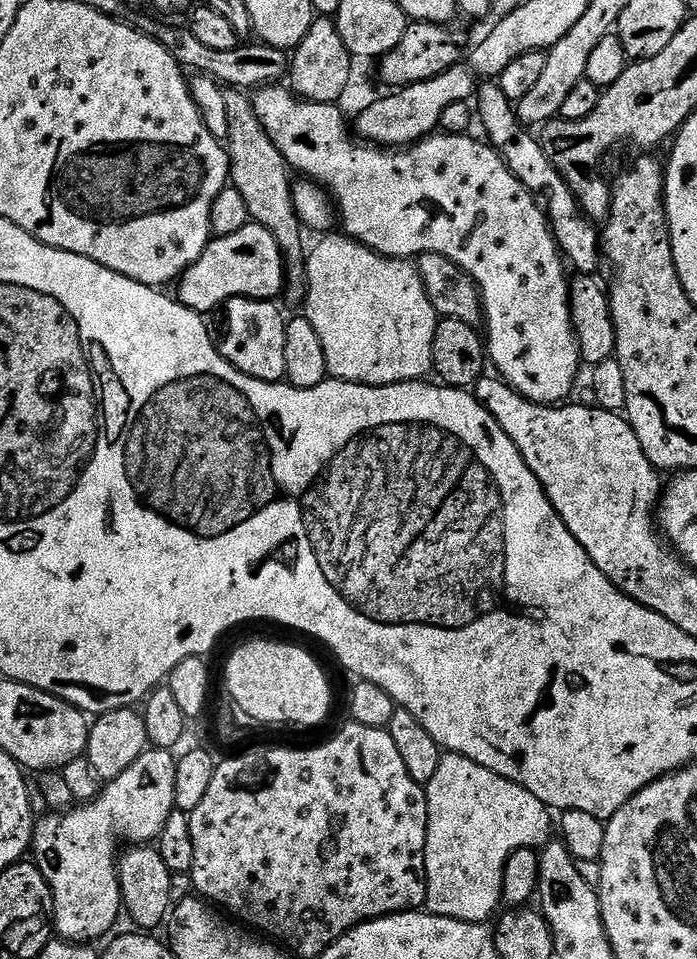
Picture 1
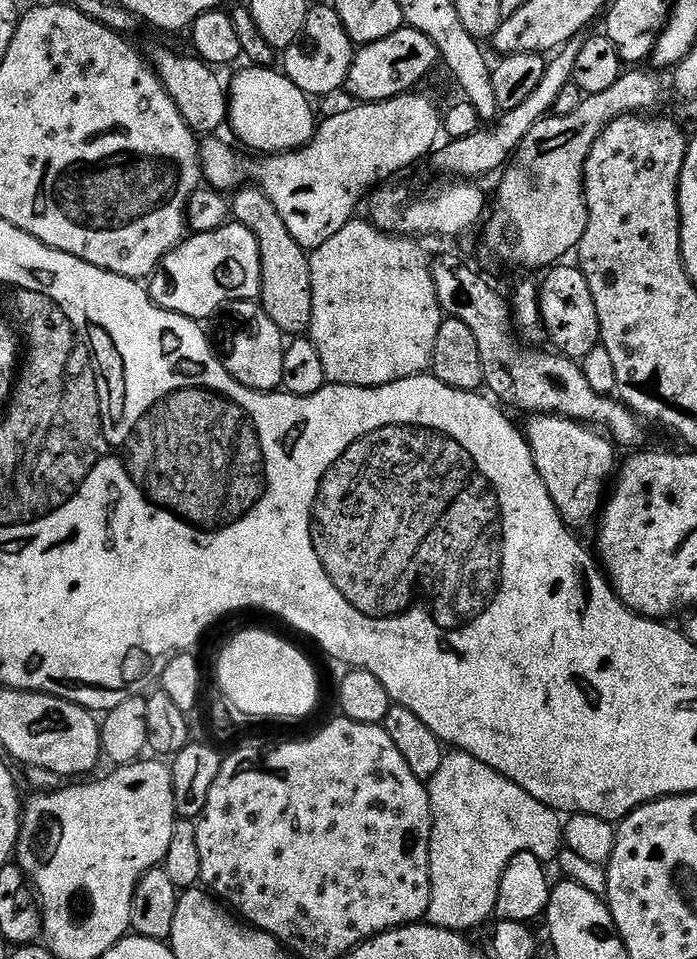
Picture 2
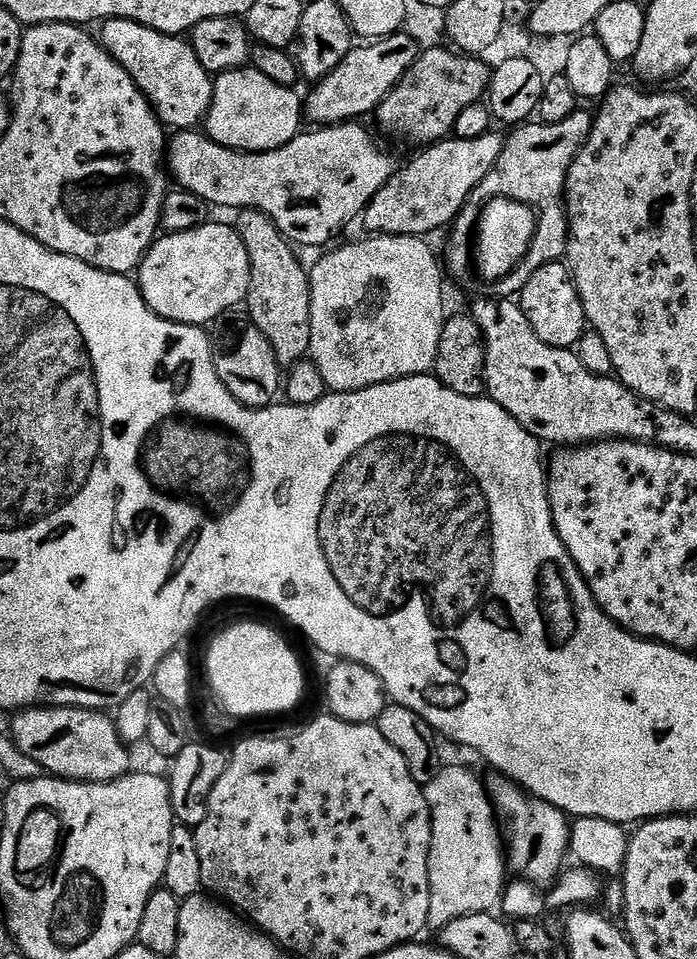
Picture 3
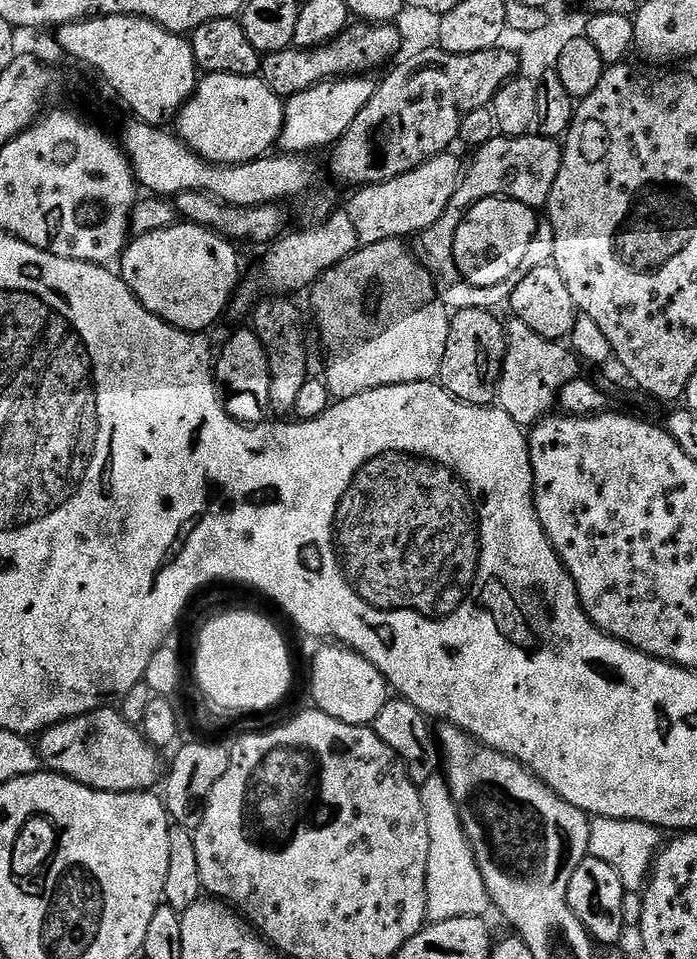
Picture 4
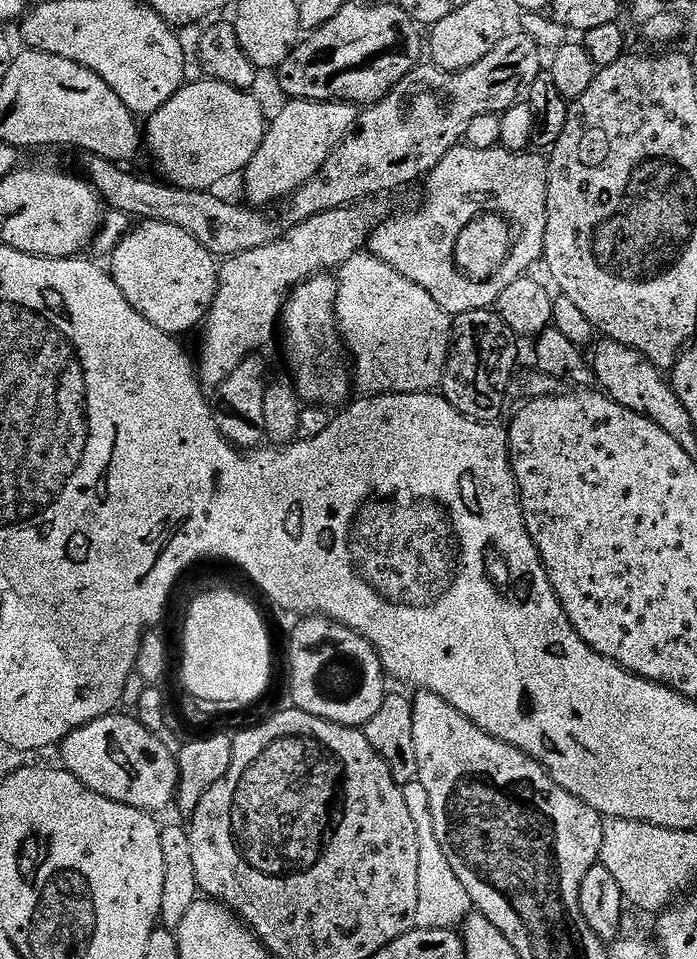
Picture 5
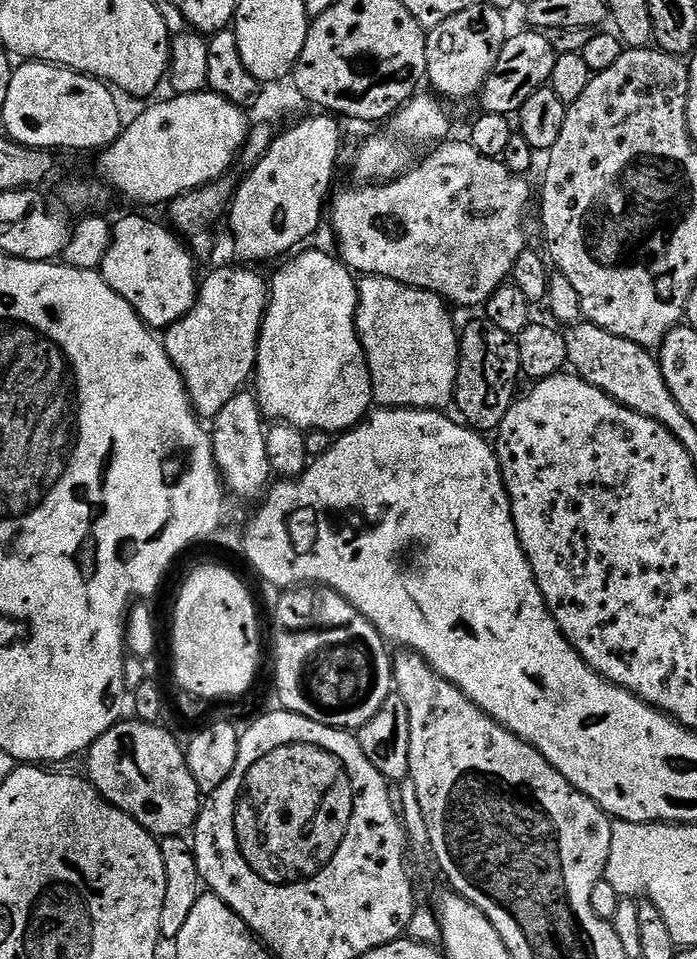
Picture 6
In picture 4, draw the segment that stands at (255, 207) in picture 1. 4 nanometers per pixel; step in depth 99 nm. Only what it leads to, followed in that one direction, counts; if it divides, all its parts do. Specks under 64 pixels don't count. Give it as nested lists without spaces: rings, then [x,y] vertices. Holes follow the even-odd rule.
[[[272,298],[264,300],[256,308],[250,327],[258,334],[264,344],[264,349],[270,362],[270,402],[269,409],[276,412],[277,417],[284,418],[294,413],[294,402],[302,386],[310,379],[308,372],[308,348],[304,345],[304,316],[296,304],[291,304],[288,298]]]

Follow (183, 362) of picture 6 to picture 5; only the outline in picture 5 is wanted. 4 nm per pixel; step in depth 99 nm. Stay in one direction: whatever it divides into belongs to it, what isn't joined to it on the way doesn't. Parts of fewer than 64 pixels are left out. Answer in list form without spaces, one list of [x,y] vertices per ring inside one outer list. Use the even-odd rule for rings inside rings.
[[[345,206],[318,214],[288,231],[281,240],[258,250],[227,257],[219,265],[220,286],[203,325],[198,375],[201,385],[215,390],[250,355],[259,353],[272,331],[277,331],[290,290],[325,270],[339,270],[367,245],[374,219],[364,206]]]

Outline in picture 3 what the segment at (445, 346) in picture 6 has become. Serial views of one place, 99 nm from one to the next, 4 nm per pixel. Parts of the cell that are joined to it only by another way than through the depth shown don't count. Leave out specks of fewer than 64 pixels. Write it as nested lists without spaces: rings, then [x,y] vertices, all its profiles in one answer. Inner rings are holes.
[[[379,234],[367,238],[328,250],[333,252],[325,251],[325,256],[310,268],[310,359],[322,373],[329,393],[357,392],[407,376],[422,376],[436,367],[446,311],[444,280],[429,241],[418,236]]]

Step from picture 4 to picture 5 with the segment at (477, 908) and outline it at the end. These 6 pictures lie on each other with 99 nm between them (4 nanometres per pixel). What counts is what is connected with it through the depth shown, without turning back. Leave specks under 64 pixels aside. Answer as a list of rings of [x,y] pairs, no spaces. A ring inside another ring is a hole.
[[[419,778],[411,780],[403,785],[406,806],[414,817],[414,826],[418,829],[418,914],[416,915],[416,927],[418,928],[451,928],[459,929],[473,911],[470,894],[466,894],[466,886],[458,882],[458,874],[450,868],[450,862],[446,860],[446,854],[442,854],[442,846],[438,844],[438,837],[434,832],[434,817],[430,812],[430,798],[426,796],[426,786],[422,786]]]

